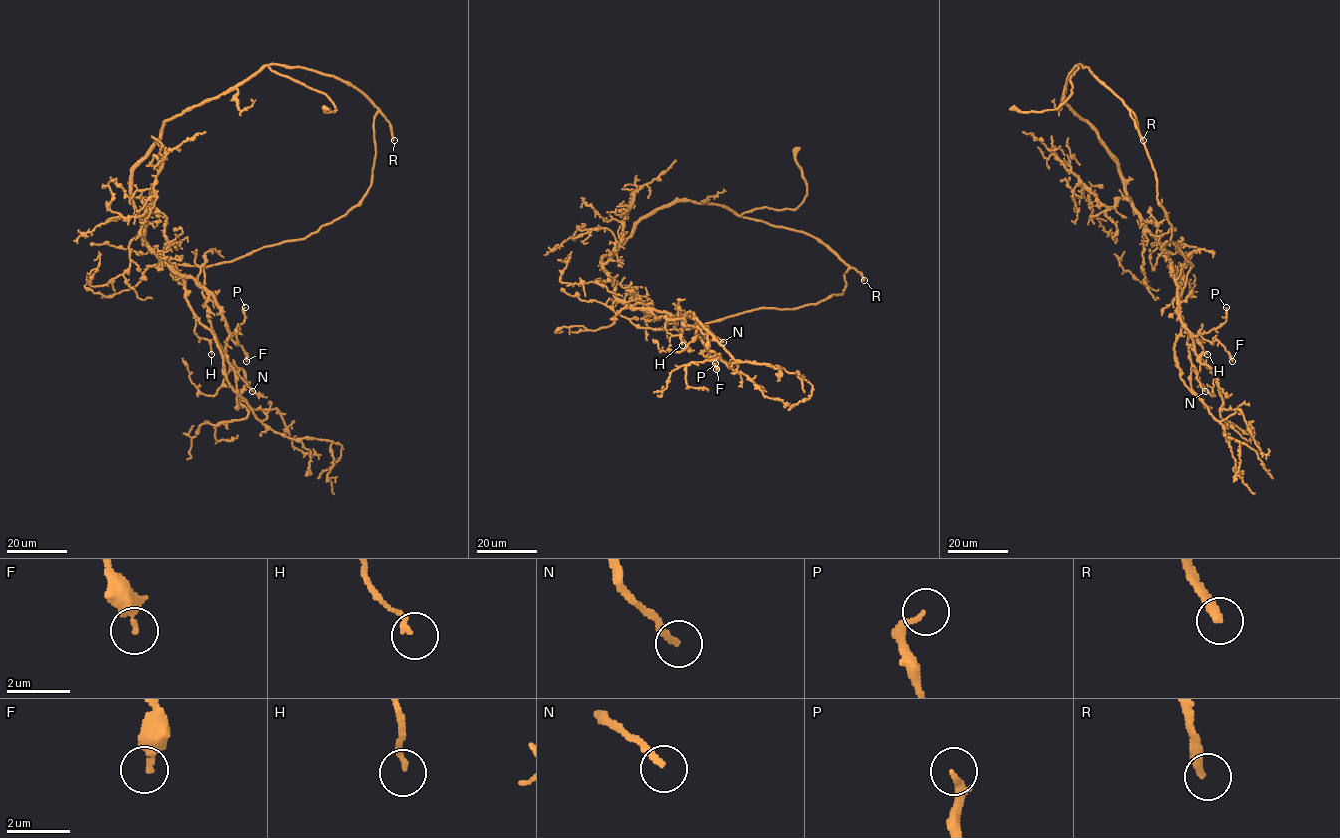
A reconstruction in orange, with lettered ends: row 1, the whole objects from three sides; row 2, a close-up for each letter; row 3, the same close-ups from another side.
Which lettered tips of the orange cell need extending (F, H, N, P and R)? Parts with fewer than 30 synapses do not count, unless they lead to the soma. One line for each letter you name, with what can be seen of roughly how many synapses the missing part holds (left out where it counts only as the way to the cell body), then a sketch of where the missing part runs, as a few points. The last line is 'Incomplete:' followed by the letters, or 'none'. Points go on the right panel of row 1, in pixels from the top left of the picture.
N: 50 syn | (1205, 391), (1229, 422), (1224, 438), (1239, 457)
R: 170 syn | (1143, 140), (1152, 196), (1166, 196), (1199, 240), (1155, 229), (1137, 199), (1079, 176), (1046, 98)
Incomplete: N, R

